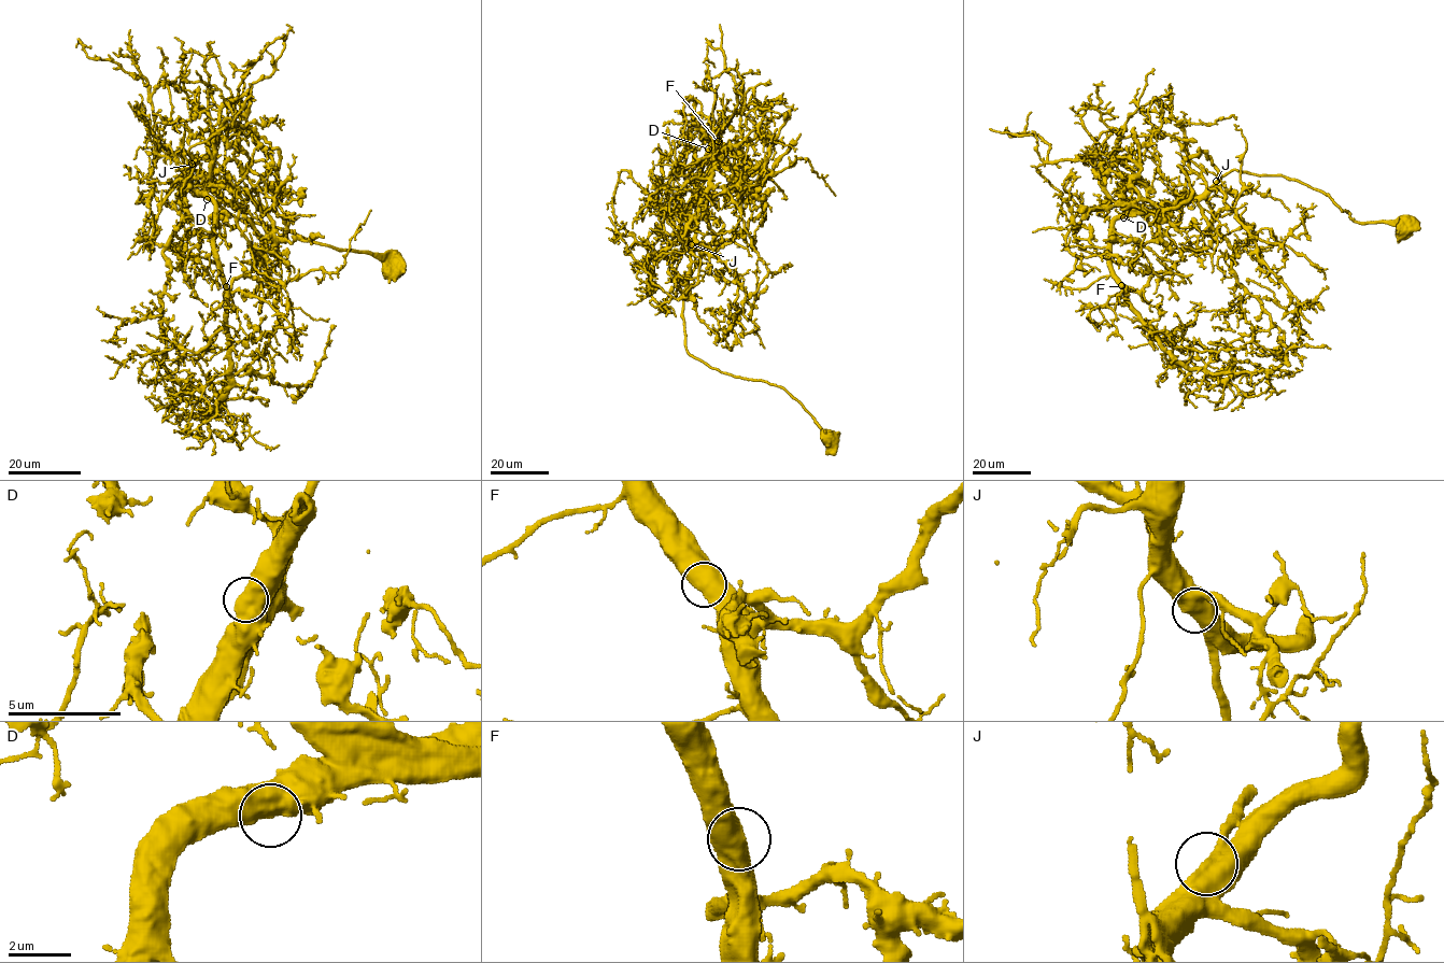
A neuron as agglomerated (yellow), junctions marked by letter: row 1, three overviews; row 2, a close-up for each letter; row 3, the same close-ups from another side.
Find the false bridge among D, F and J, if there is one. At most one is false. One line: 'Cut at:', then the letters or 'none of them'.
Cut at: none of them

